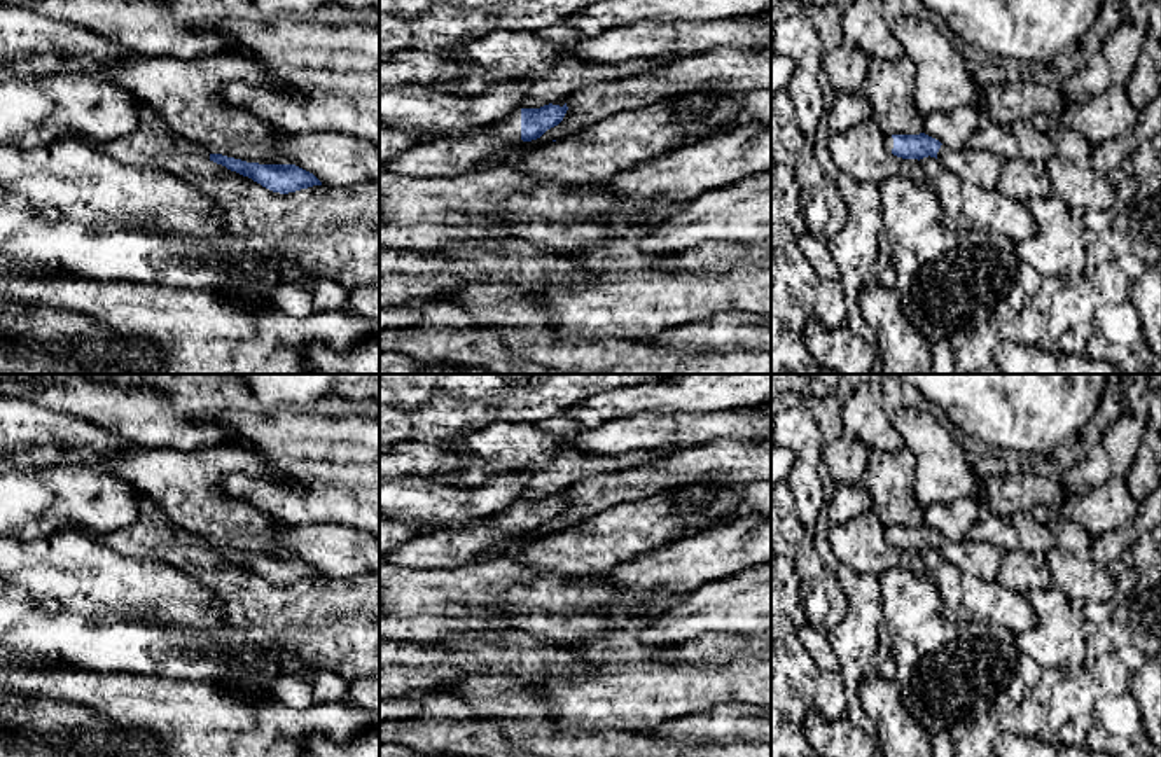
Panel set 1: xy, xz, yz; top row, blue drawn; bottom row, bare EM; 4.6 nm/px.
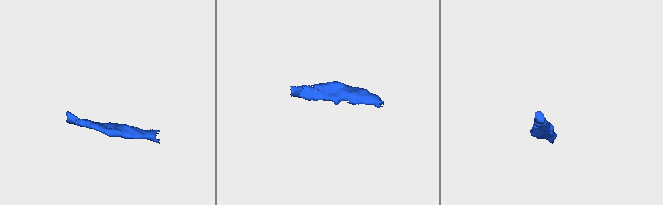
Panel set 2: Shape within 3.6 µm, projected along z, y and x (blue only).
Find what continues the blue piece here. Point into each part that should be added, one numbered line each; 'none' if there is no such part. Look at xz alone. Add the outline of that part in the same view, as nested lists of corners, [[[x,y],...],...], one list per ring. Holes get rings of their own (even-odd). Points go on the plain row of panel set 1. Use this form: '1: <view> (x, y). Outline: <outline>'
1: xz (472, 542). Outline: [[[518,498],[491,517],[477,517],[456,530],[446,528],[418,535],[399,549],[386,552],[385,558],[399,566],[456,568],[502,556],[500,552],[490,552],[502,545],[509,545],[514,558],[525,545],[514,545],[512,542],[523,535],[526,533],[521,531],[521,498]]]

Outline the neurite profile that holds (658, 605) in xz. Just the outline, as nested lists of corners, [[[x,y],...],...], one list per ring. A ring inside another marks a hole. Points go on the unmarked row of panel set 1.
[[[654,596],[643,608],[638,610],[636,617],[629,624],[636,633],[647,628],[654,619],[680,607],[687,596]]]

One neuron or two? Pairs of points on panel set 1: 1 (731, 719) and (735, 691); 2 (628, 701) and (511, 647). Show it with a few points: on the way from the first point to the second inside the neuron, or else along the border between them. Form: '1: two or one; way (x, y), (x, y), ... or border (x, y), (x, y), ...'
1: two; border (752, 705), (721, 705), (695, 715)
2: two; border (605, 666), (588, 677), (548, 679), (539, 684)

